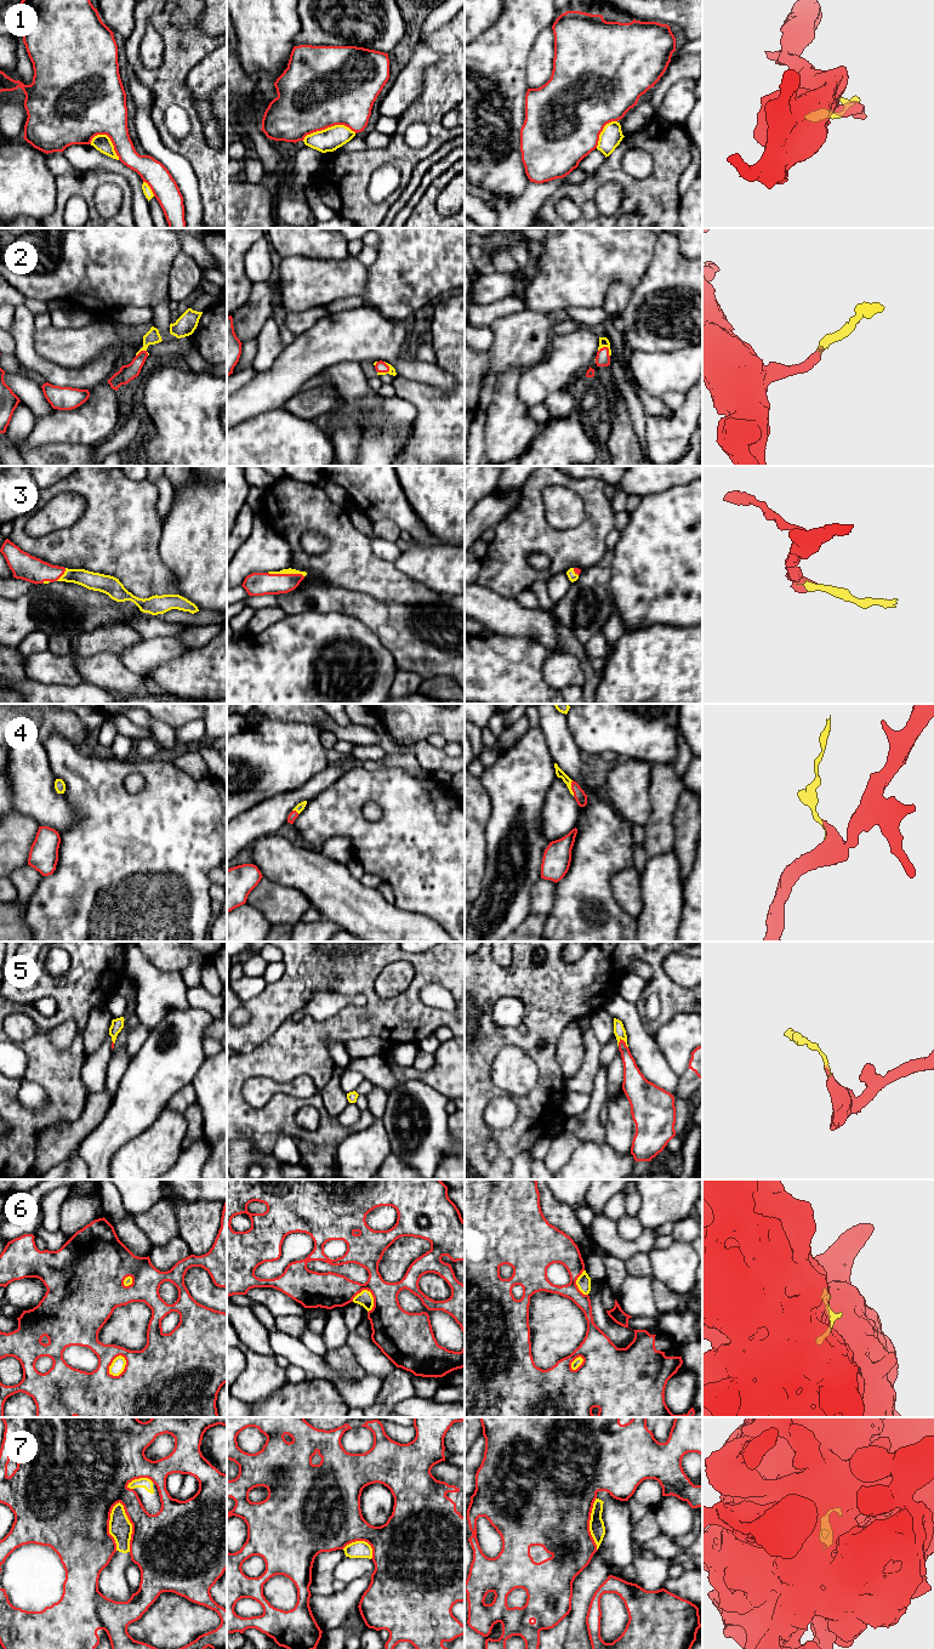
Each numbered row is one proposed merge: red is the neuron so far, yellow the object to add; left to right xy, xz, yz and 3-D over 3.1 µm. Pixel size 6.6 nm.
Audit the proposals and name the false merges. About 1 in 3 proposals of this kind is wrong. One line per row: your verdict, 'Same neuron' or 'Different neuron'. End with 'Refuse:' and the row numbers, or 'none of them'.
1: Different neuron
2: Same neuron
3: Same neuron
4: Same neuron
5: Same neuron
6: Different neuron
7: Different neuron
Refuse: 1, 6, 7

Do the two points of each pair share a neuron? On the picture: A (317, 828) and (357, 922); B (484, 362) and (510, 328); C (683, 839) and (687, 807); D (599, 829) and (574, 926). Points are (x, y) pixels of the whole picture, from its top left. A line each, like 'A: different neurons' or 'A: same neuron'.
A: different neurons
B: same neuron
C: same neuron
D: same neuron

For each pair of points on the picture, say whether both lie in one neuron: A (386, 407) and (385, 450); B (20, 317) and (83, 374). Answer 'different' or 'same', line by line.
A: same
B: same

